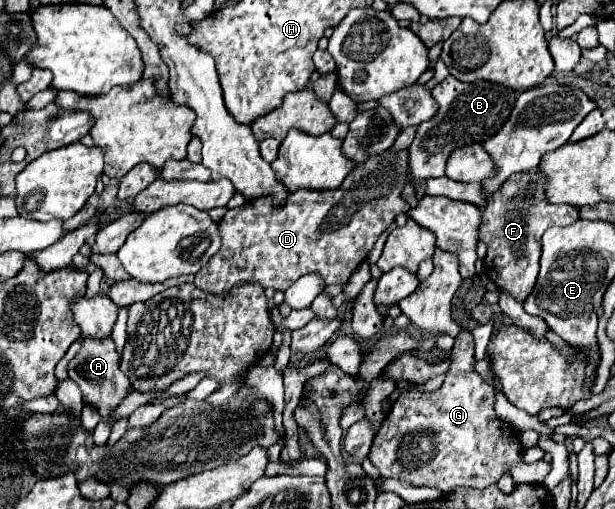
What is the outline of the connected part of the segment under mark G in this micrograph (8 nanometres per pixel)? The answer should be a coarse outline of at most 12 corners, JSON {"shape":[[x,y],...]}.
{"shape":[[473,335],[435,393],[403,391],[369,453],[387,479],[485,489],[523,463],[473,369]]}

